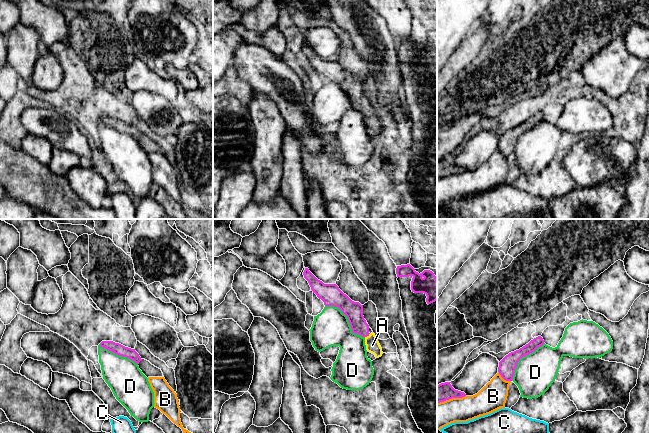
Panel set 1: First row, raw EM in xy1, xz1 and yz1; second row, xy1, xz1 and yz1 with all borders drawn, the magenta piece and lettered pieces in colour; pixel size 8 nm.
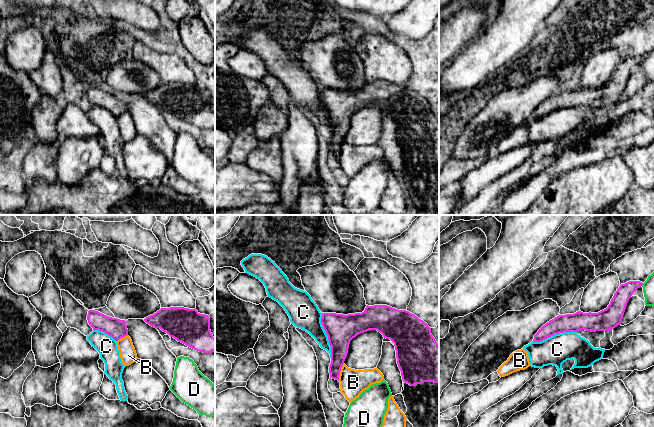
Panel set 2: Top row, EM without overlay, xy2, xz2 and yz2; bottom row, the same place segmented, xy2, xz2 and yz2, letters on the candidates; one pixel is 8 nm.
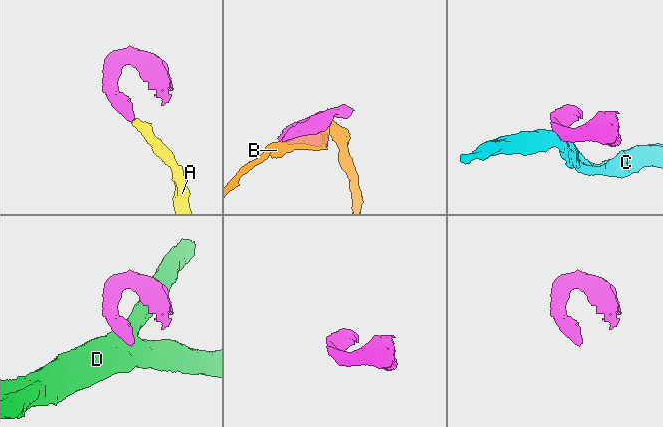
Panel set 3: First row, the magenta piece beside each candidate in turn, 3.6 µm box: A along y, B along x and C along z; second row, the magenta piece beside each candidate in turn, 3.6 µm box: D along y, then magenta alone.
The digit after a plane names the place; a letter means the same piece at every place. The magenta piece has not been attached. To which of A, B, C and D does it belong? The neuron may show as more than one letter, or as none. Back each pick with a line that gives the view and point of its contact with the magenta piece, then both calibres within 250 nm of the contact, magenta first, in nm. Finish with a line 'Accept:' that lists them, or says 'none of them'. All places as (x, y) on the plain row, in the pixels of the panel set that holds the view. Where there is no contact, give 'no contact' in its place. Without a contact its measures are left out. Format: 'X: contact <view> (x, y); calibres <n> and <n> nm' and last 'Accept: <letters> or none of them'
A: contact xz1 (366, 112); calibres 140 and 110 nm
Accept: A

